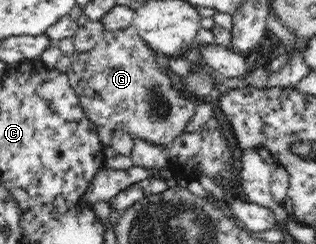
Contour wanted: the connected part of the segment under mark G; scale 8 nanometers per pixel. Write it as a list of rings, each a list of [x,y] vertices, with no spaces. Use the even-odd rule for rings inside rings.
[[[134,25],[123,30],[106,30],[103,38],[90,51],[74,53],[66,74],[77,94],[86,117],[96,126],[100,144],[110,146],[112,131],[119,127],[133,138],[139,137],[150,143],[168,145],[183,134],[184,127],[194,115],[199,101],[186,97],[176,86],[175,77],[155,62],[154,52],[140,38]]]

